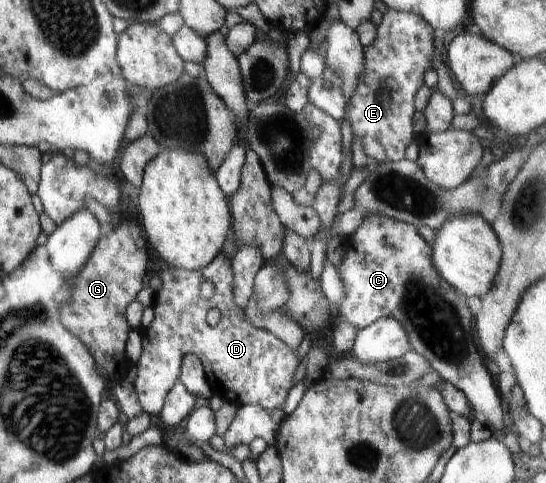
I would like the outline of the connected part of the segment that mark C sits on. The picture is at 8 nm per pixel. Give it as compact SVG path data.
M367 213L359 228L343 240L342 248L344 252L337 270L347 296L336 309L334 308L336 316L340 315L343 321L350 322L357 330L367 328L382 318L396 320L406 332L411 350L422 354L443 381L450 382L462 390L471 410L483 416L493 432L504 429L504 432L513 433L510 428L504 428L504 398L499 392L499 387L493 385L483 361L483 354L477 350L475 344L475 318L469 311L465 297L445 282L436 266L432 265L432 248L419 235L417 227L379 213Z

